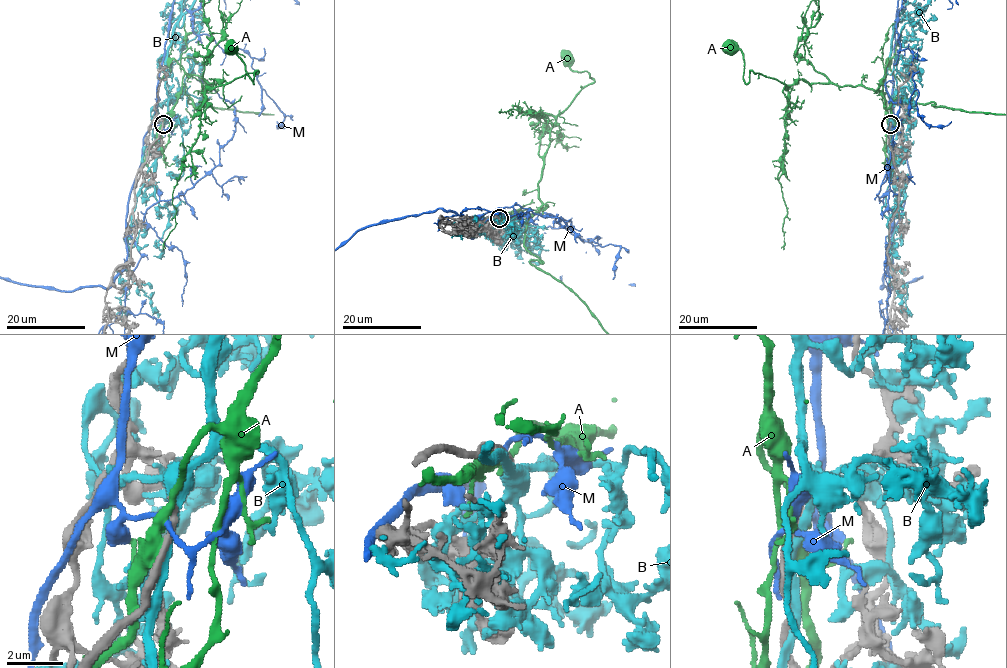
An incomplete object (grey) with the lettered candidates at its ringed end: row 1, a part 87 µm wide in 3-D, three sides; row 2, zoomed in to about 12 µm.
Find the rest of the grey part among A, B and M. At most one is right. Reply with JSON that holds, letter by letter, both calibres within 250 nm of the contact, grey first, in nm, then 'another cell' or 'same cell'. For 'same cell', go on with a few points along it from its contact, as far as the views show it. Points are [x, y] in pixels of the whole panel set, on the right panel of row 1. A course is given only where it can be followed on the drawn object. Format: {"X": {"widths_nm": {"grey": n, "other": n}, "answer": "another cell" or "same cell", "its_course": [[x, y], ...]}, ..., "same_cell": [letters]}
{"A": {"widths_nm": {"grey": 240, "other": 500}, "answer": "another cell"}, "B": {"widths_nm": {"grey": 240, "other": 300}, "answer": "another cell"}, "M": {"widths_nm": {"grey": 360, "other": 150}, "answer": "another cell"}, "same_cell": []}

